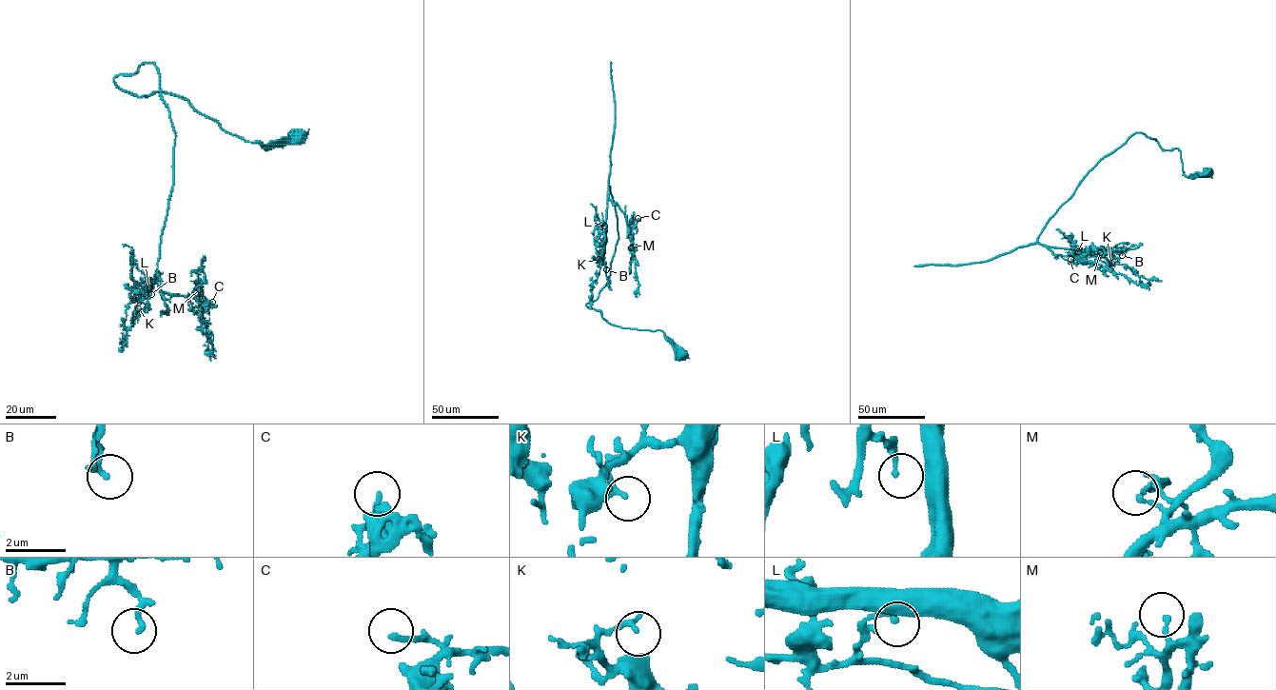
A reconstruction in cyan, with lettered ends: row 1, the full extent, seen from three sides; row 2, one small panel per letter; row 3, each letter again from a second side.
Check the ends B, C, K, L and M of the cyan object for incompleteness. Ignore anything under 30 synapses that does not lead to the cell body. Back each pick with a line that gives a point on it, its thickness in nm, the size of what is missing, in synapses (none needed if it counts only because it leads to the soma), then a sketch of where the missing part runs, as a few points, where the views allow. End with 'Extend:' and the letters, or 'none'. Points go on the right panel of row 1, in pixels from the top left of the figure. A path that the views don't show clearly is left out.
Extend: none

